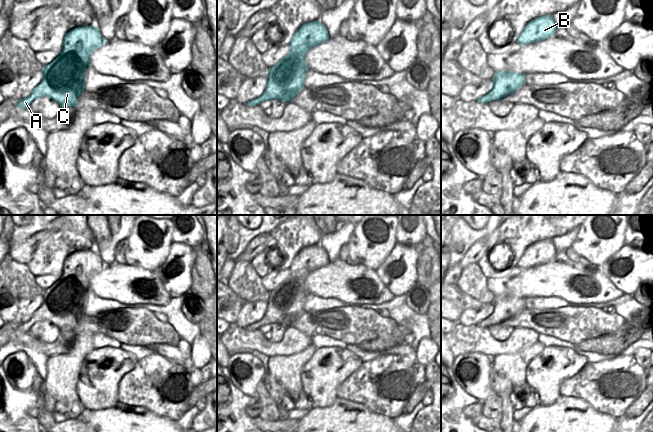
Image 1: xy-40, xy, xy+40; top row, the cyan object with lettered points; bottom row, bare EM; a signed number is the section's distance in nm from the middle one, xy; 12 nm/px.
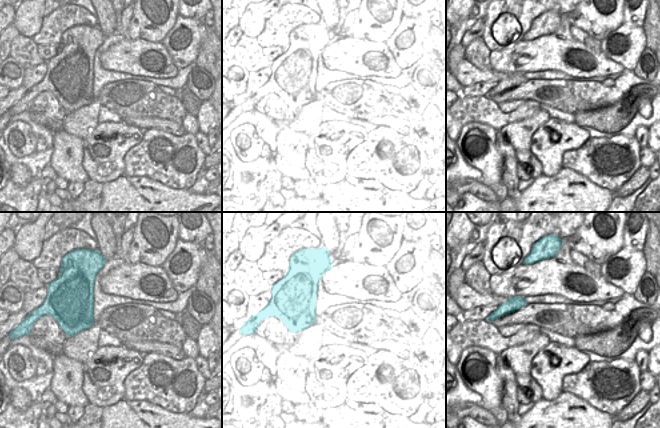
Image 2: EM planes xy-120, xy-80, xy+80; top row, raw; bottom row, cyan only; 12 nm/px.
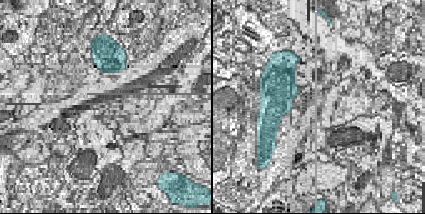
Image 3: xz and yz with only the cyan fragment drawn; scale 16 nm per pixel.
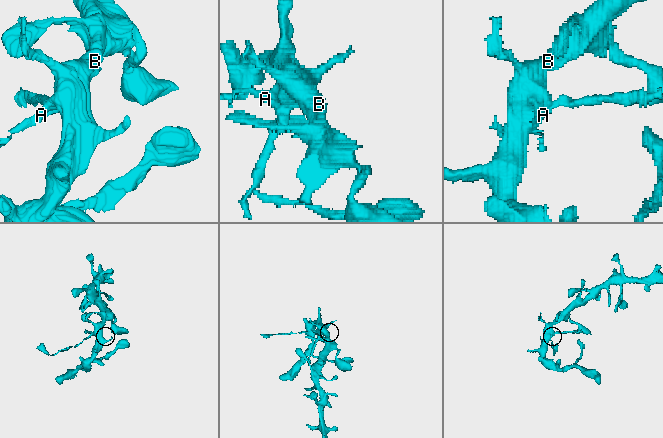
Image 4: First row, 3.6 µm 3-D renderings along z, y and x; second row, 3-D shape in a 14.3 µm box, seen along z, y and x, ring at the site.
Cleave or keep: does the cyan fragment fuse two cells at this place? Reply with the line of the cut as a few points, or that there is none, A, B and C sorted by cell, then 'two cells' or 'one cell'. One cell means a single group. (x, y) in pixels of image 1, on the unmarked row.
no cut | A B C | one cell

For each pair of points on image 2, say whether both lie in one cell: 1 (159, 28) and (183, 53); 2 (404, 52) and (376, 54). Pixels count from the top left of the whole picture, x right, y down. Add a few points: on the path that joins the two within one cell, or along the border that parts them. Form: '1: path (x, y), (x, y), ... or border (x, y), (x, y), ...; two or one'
1: border (178, 15), (174, 25), (160, 41); two
2: border (385, 43), (395, 63), (402, 69); two

